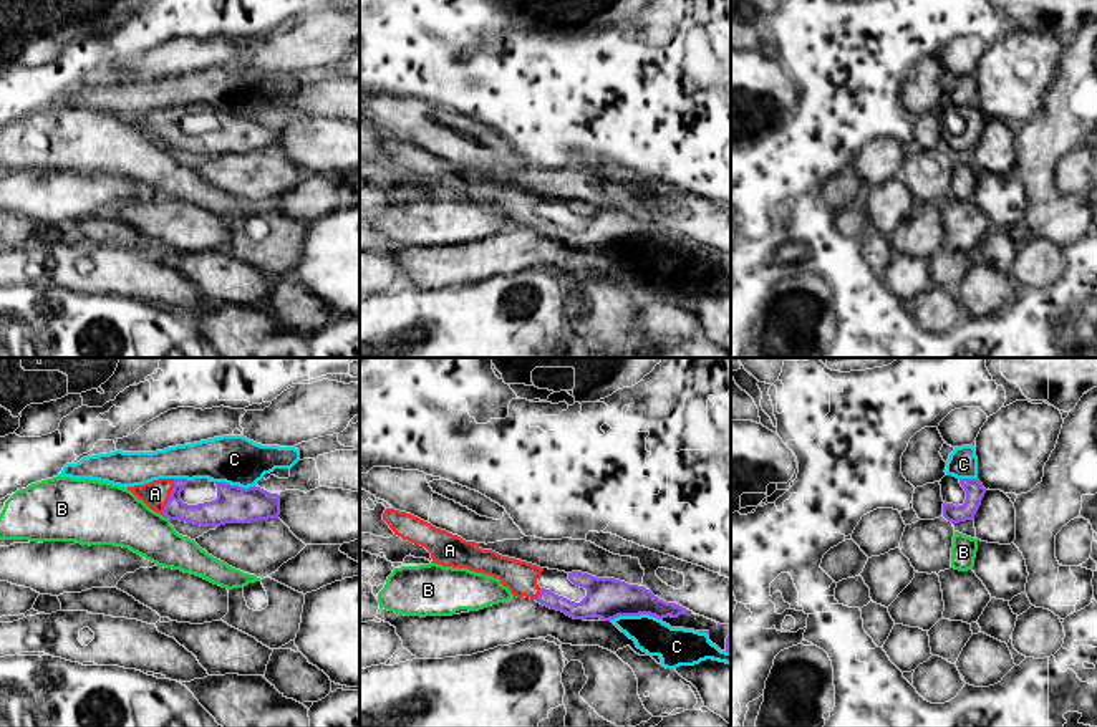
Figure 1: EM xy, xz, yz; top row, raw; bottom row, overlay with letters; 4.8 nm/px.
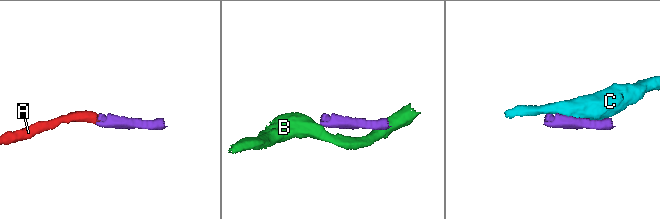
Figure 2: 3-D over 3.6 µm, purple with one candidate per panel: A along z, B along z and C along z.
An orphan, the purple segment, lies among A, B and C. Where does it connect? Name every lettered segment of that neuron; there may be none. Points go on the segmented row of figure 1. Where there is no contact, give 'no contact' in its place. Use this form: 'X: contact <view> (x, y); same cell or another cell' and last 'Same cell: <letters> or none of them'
A: contact xy (171, 497); same cell
B: contact xy (166, 517); another cell
C: contact xz (633, 615); another cell
Same cell: A

